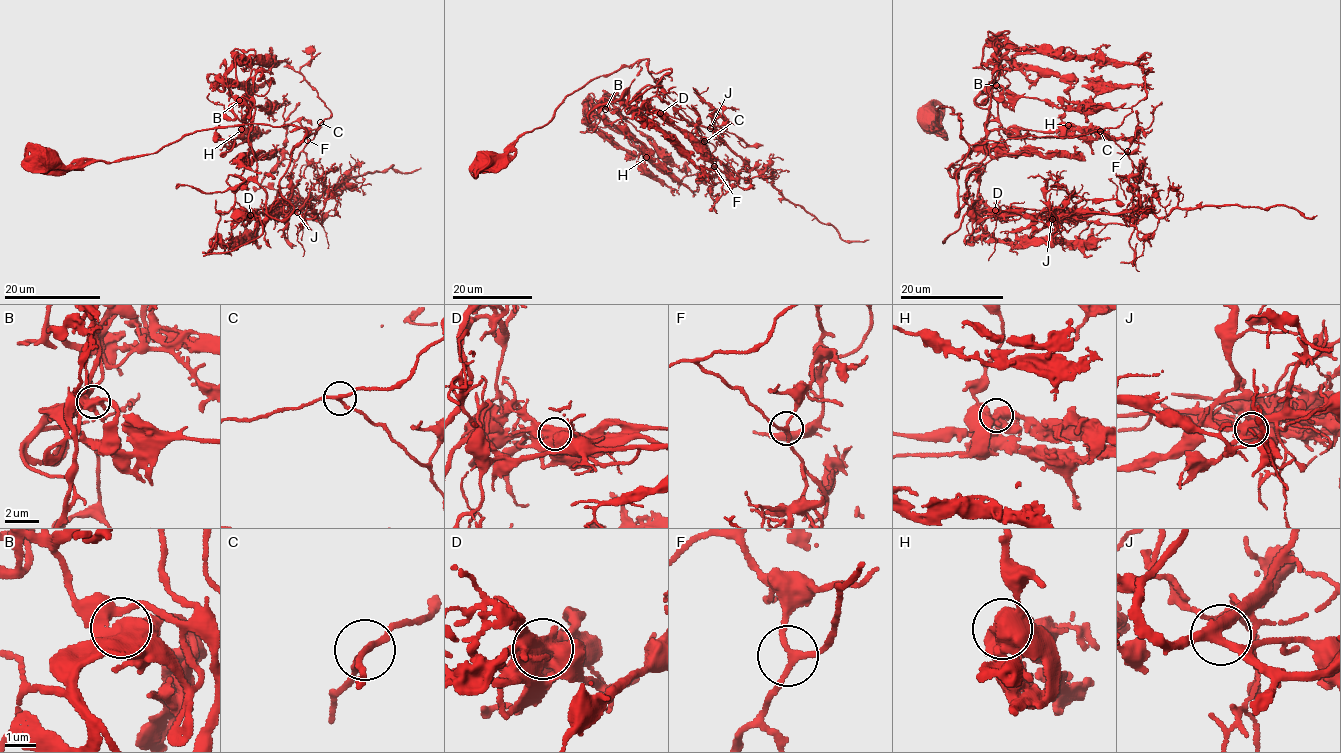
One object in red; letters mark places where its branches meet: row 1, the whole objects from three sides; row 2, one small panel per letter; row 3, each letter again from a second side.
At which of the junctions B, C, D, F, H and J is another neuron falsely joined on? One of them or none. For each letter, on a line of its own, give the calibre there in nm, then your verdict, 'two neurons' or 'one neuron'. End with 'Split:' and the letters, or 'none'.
B: 420 nm | one neuron
C: 170 nm | one neuron
D: 480 nm | two neurons
F: 180 nm | one neuron
H: 600 nm | one neuron
J: 300 nm | one neuron
Split: D

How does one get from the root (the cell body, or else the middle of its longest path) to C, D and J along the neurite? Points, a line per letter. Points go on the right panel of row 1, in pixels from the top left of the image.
C: (934, 118), (935, 132), (932, 128), (943, 128), (937, 108), (961, 113), (960, 132), (970, 144), (1100, 131)
D: (934, 118), (935, 132), (943, 128), (937, 108), (961, 113), (969, 147), (955, 215), (971, 170), (995, 210)
J: (934, 118), (935, 132), (937, 108), (961, 113), (969, 147), (955, 215), (975, 170), (1005, 217), (1052, 219)

